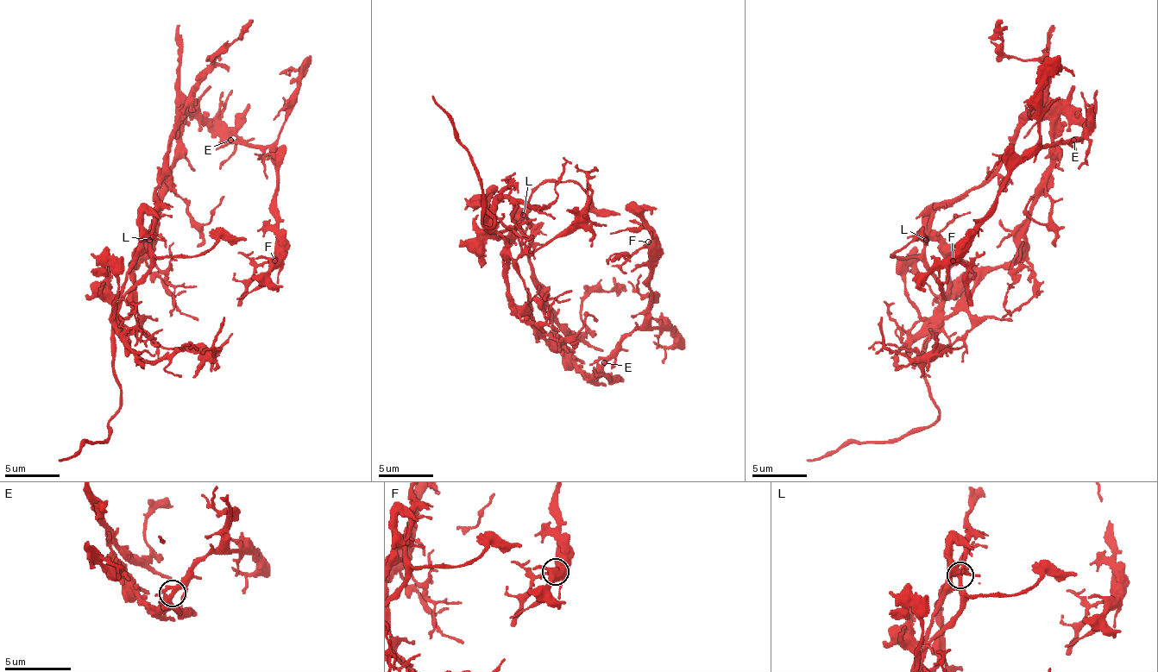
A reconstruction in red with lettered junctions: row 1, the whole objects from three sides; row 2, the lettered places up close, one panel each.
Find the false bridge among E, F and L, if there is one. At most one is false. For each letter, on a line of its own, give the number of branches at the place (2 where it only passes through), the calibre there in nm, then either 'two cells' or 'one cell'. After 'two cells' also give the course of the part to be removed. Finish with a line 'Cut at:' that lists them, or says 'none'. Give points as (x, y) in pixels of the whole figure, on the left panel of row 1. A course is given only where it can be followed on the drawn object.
E: branches 4; calibre 360 nm; one cell
F: branches 4; calibre 480 nm; one cell
L: branches 4; calibre 400 nm; two cells; course (150, 239), (150, 269), (122, 299), (111, 329), (120, 396), (115, 415), (103, 440), (87, 442), (59, 461)
Cut at: L

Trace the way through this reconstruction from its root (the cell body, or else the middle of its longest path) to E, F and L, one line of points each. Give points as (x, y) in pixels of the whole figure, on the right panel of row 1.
E: (1033, 211), (1035, 186), (1052, 156), (1052, 135), (1068, 118), (1073, 118), (1085, 128), (1073, 140)
F: (1033, 211), (1052, 135), (1073, 118), (1085, 131), (1038, 145), (953, 260)
L: (1033, 211), (1027, 228), (1027, 244), (1010, 260), (997, 266), (961, 264), (936, 241), (925, 239)

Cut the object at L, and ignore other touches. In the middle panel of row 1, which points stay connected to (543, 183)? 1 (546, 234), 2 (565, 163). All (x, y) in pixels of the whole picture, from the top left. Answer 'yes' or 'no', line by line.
1: yes
2: no

